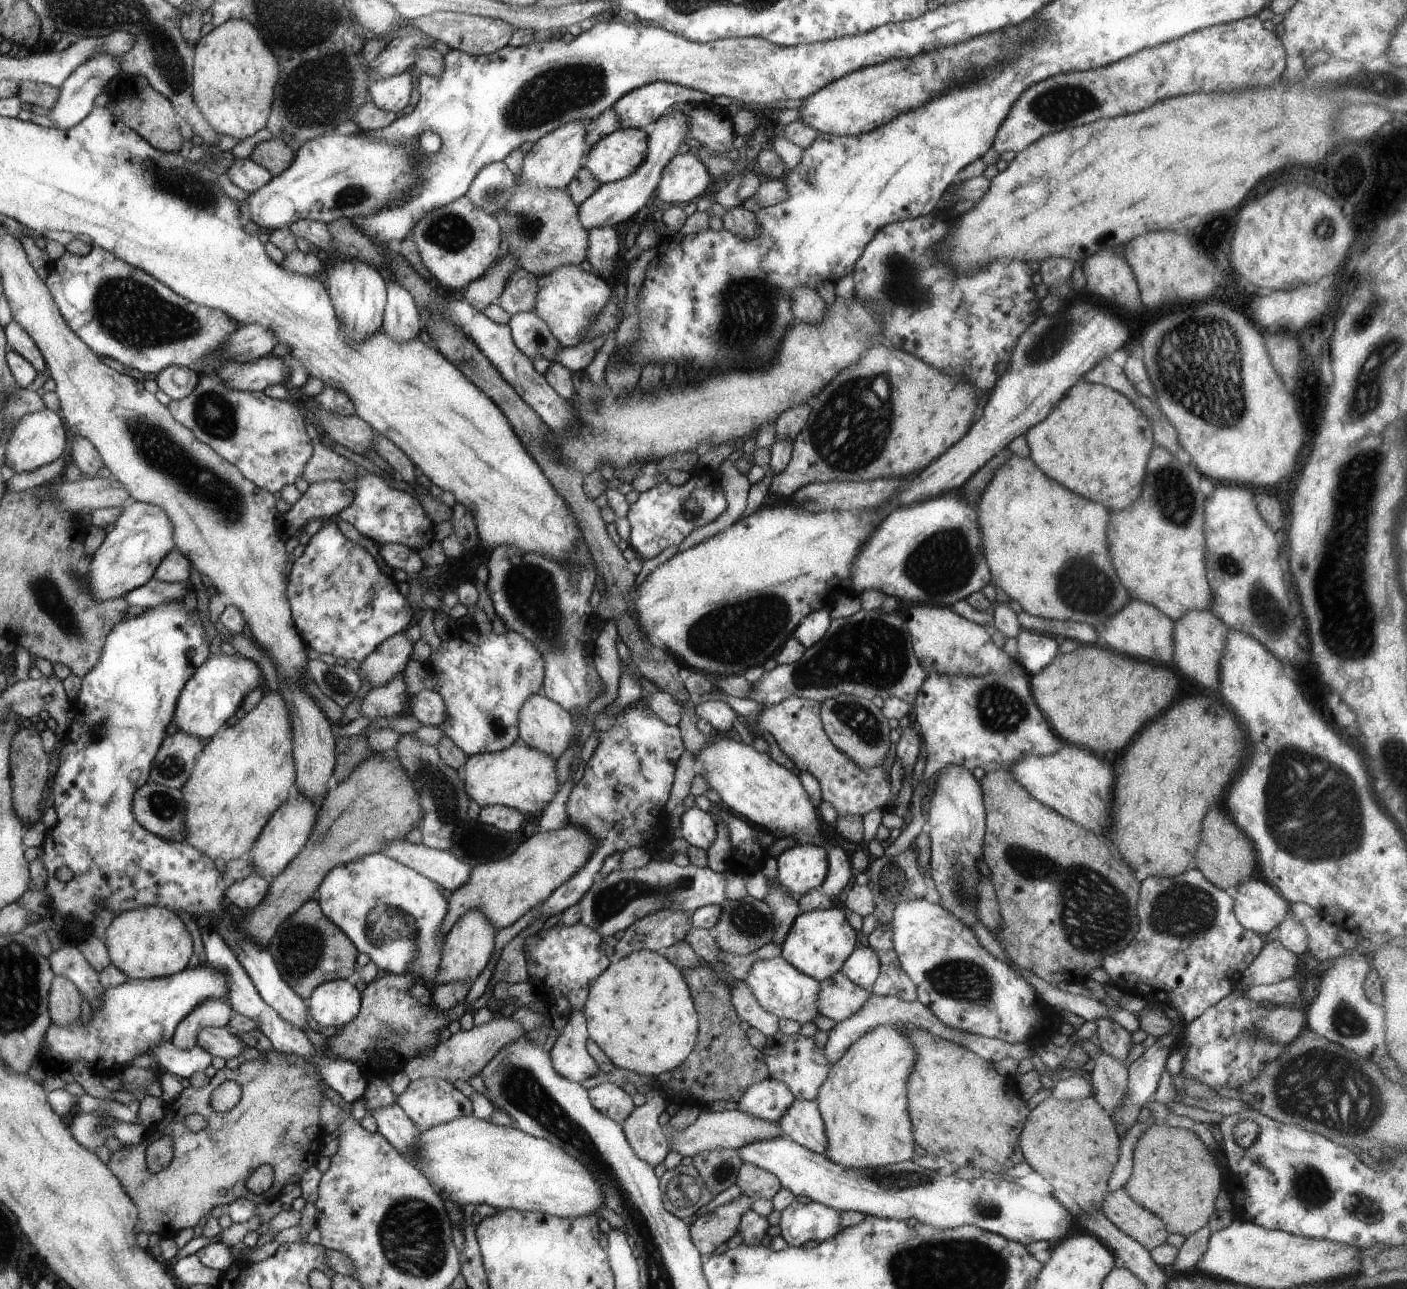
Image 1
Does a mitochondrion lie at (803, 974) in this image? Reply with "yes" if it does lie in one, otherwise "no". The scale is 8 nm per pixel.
no

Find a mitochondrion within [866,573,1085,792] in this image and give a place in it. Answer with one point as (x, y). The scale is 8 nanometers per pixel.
(998, 708)

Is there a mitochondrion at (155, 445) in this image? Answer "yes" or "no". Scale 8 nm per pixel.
yes

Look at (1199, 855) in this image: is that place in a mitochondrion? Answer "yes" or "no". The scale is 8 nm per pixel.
no

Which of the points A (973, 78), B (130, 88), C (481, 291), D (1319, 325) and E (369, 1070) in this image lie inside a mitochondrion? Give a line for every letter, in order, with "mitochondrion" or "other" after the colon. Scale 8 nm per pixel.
A: other
B: mitochondrion
C: other
D: other
E: other

